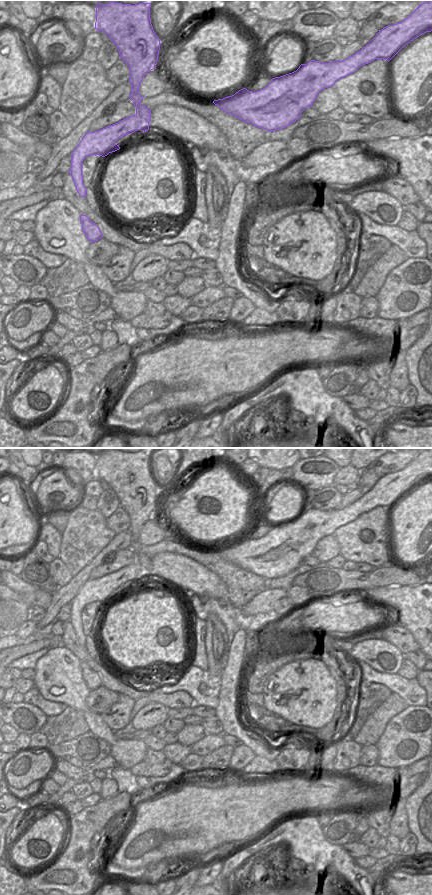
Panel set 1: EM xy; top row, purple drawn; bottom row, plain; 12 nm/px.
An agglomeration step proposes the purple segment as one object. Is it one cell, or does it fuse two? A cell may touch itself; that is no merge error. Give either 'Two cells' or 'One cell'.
Two cells

